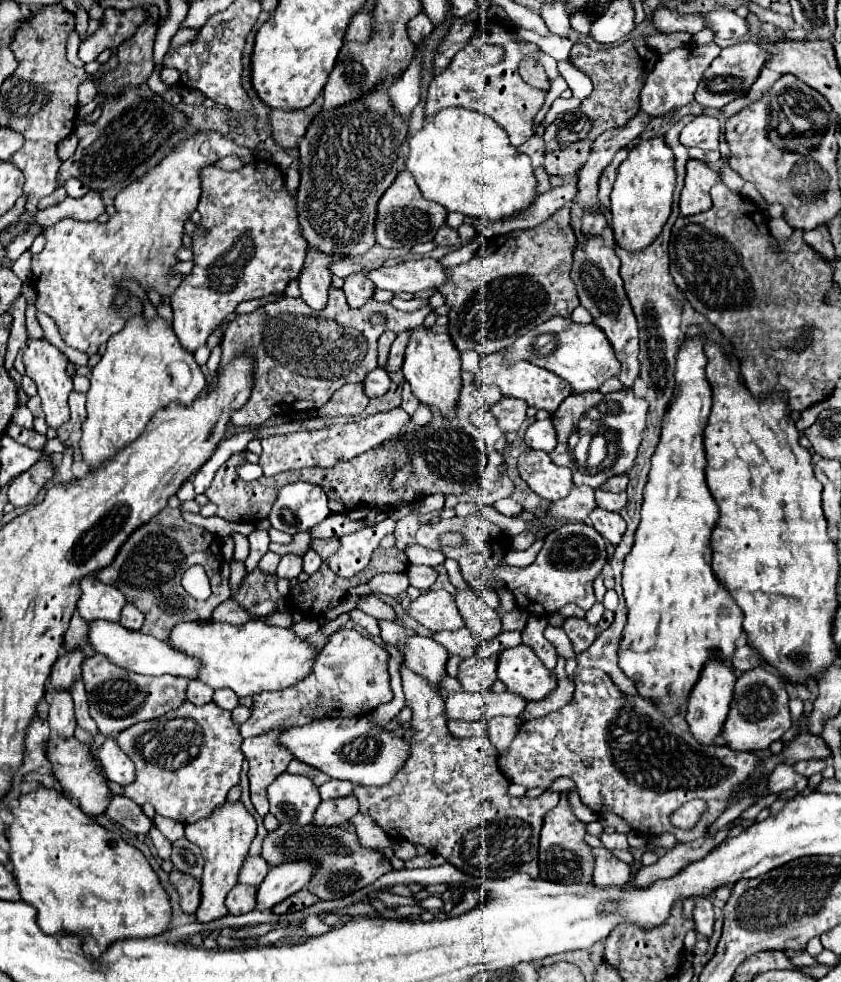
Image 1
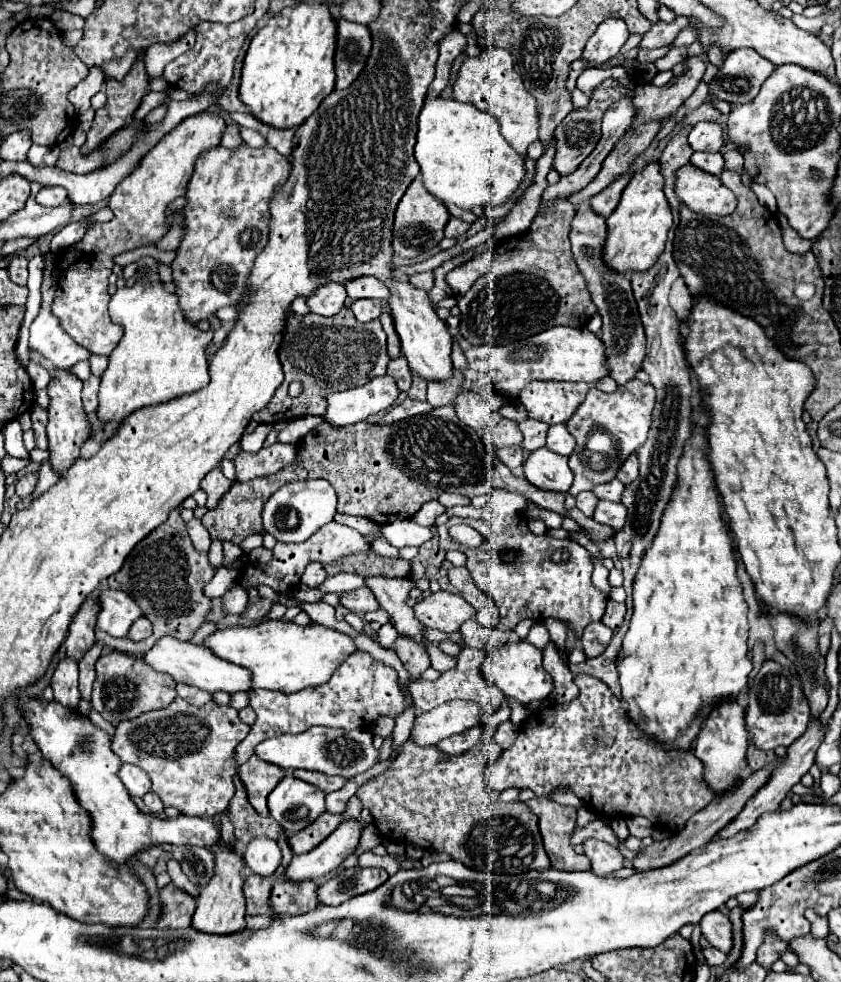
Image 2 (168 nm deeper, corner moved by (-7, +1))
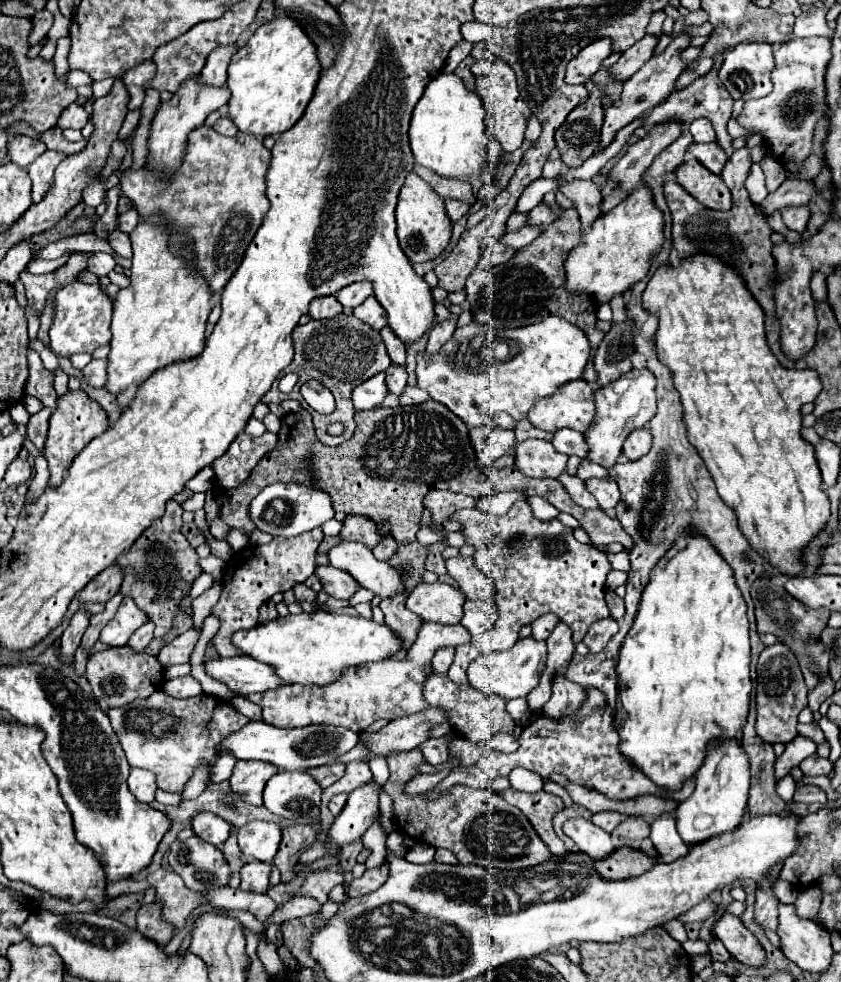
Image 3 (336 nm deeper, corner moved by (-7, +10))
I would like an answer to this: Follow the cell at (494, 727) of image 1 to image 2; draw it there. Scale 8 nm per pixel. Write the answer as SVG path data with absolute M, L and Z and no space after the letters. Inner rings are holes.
M504 721L498 725L496 729L496 743L502 745L504 749L508 749L516 739L516 725L512 721Z

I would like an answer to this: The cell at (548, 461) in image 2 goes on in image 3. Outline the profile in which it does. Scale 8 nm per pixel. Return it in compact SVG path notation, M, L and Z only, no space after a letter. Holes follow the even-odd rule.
M524 440L516 444L516 468L530 478L558 478L566 470L568 456L556 452L546 440Z

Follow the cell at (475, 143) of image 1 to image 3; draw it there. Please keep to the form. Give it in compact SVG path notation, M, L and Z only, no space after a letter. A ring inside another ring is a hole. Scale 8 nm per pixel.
M438 74L426 86L412 112L408 138L414 160L442 178L472 180L480 178L486 170L496 176L498 168L486 166L486 162L492 158L498 158L500 162L502 150L490 140L490 136L486 136L484 118L486 110L482 108L482 98L476 92L470 92L456 74Z

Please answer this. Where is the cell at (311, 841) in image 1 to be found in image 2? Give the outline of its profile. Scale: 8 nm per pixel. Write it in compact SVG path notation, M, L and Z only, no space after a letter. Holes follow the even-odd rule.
M352 867L338 871L336 877L324 881L318 891L318 899L324 905L340 905L350 897L368 893L382 885L388 879L388 873L378 867Z

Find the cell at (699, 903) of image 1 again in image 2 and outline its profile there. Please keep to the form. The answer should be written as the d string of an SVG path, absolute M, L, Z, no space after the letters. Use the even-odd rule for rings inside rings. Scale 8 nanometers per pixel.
M720 911L706 913L700 921L702 935L708 939L710 945L718 947L722 953L728 953L732 947L732 923Z

